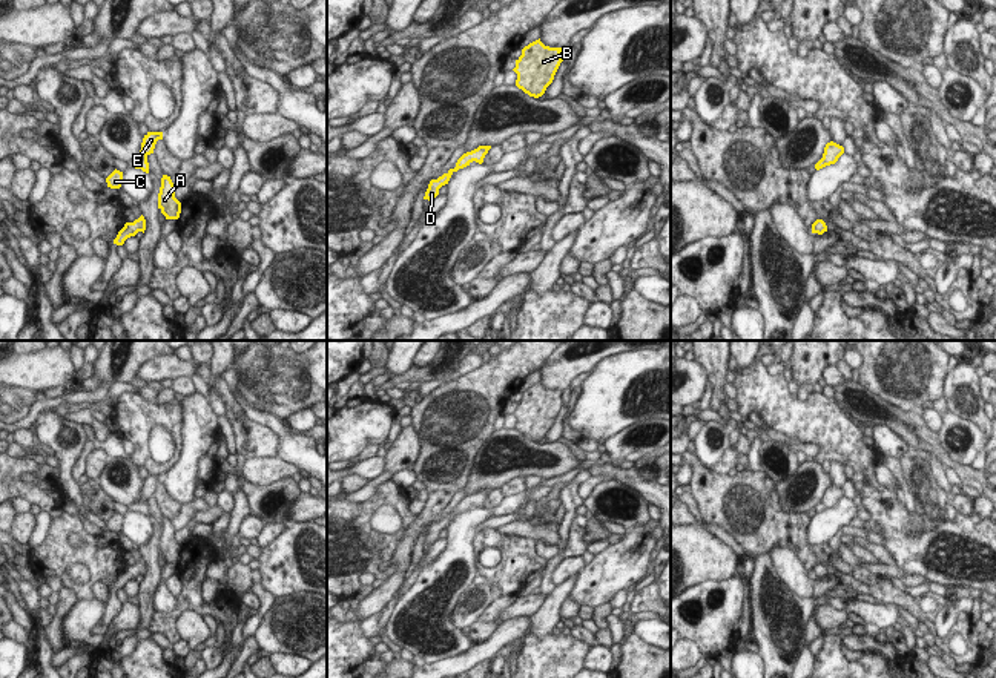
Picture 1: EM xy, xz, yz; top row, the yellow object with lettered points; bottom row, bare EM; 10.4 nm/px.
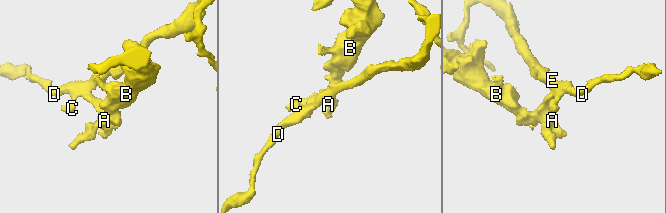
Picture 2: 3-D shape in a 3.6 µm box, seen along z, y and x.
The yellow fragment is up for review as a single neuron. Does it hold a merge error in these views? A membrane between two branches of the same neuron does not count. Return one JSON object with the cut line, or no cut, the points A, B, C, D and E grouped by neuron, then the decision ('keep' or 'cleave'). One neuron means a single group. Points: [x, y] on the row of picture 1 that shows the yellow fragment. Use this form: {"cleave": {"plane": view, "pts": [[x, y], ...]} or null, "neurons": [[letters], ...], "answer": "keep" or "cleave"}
{"cleave": {"plane": "xy", "pts": [[135, 158], [146, 160]]}, "neurons": [["A", "B"], ["C", "D", "E"]], "answer": "cleave"}

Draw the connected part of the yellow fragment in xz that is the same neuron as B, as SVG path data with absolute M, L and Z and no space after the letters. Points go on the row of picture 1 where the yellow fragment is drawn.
M540 38L525 46L513 69L516 86L529 97L542 97L563 61L560 52L562 48L545 46Z

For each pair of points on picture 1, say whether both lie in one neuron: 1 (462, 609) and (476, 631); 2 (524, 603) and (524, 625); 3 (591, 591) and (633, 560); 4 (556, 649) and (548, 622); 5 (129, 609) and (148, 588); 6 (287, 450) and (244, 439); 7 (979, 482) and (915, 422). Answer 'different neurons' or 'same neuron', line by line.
1: different neurons
2: different neurons
3: same neuron
4: different neurons
5: different neurons
6: different neurons
7: same neuron

